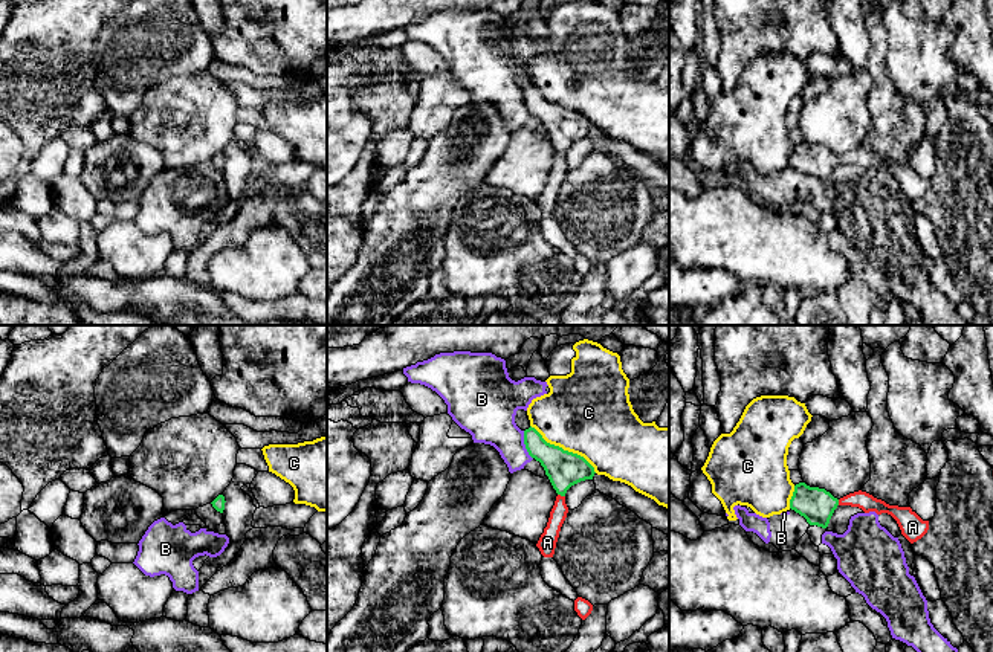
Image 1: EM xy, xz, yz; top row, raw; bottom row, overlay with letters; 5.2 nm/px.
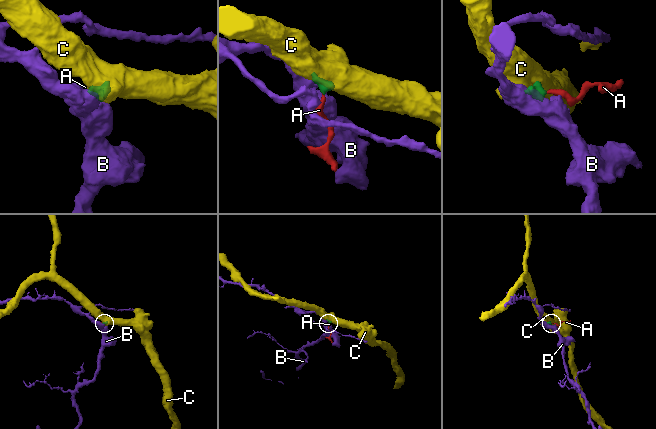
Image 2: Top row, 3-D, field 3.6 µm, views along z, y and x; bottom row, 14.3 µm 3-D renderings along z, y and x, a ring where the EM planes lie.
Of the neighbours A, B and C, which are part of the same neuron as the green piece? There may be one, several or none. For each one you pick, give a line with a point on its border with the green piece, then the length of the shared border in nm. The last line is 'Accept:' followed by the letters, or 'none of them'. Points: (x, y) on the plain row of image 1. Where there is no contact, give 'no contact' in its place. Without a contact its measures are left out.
A: xz (561, 153) | 40 nm
Accept: A

